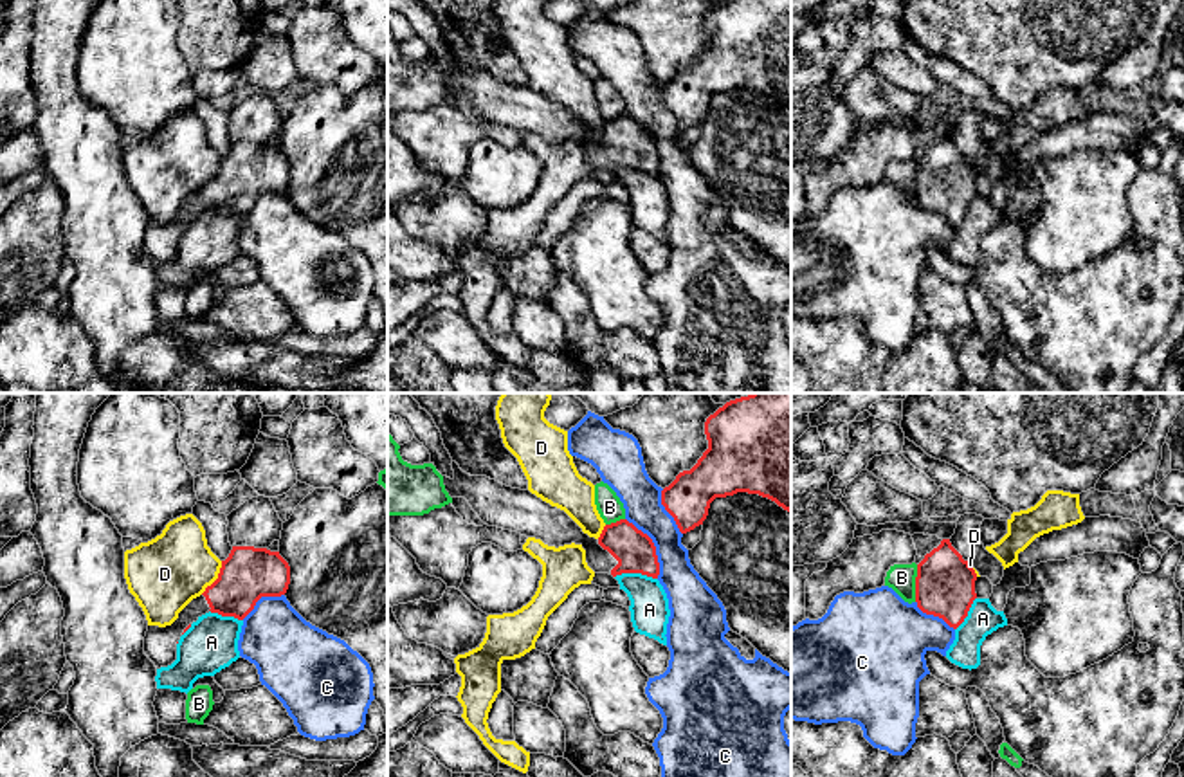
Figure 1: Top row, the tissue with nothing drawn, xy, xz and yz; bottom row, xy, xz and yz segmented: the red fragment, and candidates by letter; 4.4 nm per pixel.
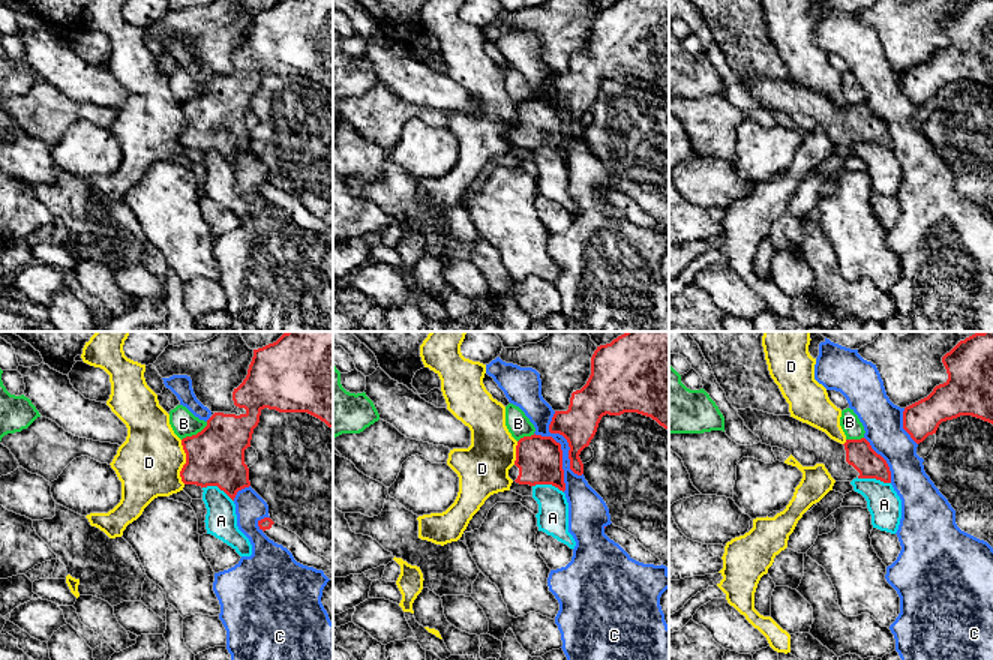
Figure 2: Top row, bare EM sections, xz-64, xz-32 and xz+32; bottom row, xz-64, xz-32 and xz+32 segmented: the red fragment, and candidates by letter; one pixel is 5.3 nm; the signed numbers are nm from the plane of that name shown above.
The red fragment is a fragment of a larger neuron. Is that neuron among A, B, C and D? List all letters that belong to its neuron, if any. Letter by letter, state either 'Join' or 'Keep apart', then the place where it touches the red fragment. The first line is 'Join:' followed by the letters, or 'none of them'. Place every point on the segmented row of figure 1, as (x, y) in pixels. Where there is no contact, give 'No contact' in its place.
Join: none of them
A: Keep apart. Touches red at xz (637, 572)
B: Keep apart. Touches red at yz (916, 583)
C: Keep apart. Touches red at xz (655, 547)
D: Keep apart. Touches red at xy (218, 577)

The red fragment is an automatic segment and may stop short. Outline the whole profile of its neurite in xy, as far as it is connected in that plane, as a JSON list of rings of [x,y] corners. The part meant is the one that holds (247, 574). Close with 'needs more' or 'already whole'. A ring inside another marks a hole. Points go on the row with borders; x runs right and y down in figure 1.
[[[232,546],[229,557],[222,561],[218,579],[193,599],[171,626],[148,626],[144,654],[157,669],[168,667],[177,660],[180,636],[202,615],[211,611],[243,620],[261,597],[281,597],[288,584],[290,566],[279,552]]] | needs more

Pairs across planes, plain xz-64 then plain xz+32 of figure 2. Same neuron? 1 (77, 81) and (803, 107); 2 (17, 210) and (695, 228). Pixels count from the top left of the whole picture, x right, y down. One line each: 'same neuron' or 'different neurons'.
1: same neuron
2: same neuron

